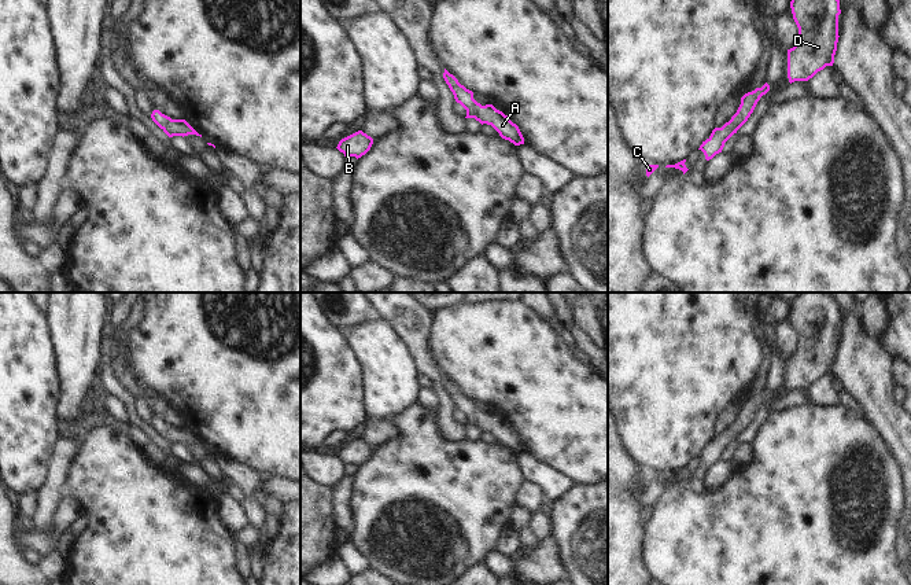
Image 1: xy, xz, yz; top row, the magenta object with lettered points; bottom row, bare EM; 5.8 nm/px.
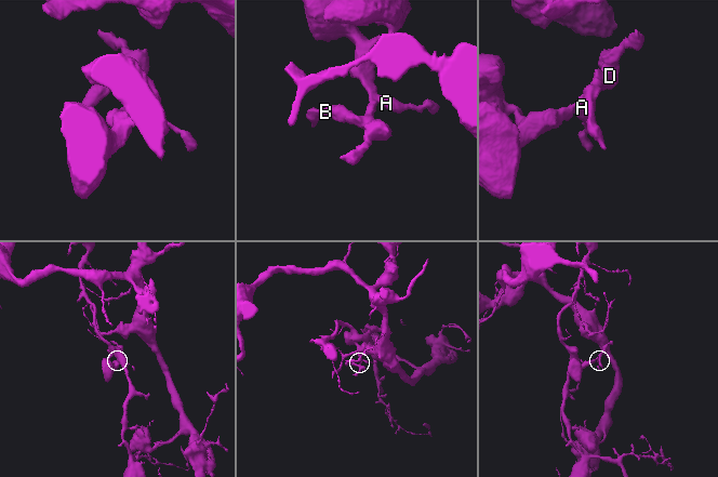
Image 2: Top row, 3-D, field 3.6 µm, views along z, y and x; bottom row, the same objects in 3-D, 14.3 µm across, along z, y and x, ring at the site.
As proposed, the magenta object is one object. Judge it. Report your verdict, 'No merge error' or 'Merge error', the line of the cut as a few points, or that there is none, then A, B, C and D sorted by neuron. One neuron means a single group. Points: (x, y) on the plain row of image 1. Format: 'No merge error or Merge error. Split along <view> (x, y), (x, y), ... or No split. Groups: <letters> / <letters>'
No merge error. No split. Groups: A B C D

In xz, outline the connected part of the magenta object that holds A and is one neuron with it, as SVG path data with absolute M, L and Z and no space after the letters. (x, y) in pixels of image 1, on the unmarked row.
M446 376L443 386L454 402L457 411L466 417L465 426L475 426L482 433L491 433L502 446L509 448L514 453L524 452L524 445L516 431L508 423L497 417L493 412L482 413L473 406L473 400L466 397Z

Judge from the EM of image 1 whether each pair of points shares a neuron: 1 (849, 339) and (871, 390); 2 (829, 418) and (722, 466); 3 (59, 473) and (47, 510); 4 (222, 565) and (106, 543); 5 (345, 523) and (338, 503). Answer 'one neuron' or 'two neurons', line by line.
1: one neuron
2: two neurons
3: one neuron
4: one neuron
5: one neuron

